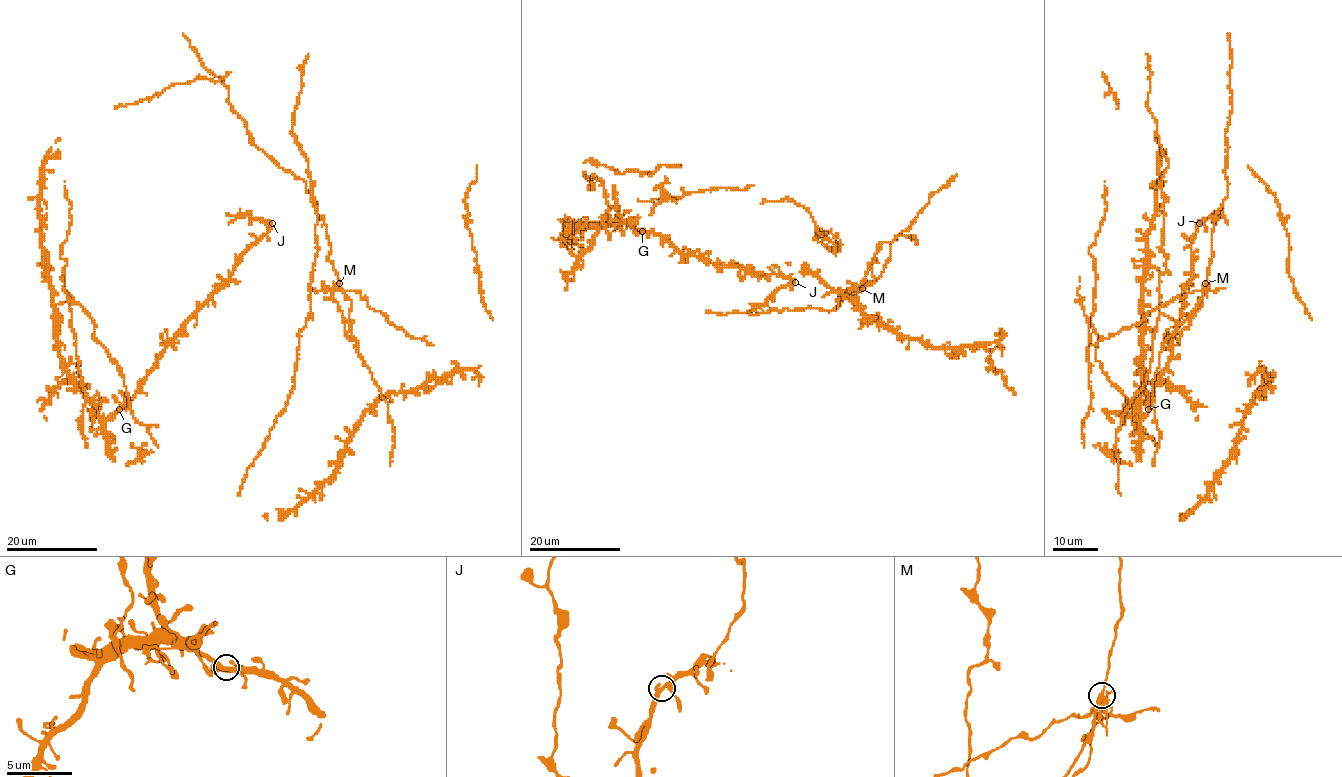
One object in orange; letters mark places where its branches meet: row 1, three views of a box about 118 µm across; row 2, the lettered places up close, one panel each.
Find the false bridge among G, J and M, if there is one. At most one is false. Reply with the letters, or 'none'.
M

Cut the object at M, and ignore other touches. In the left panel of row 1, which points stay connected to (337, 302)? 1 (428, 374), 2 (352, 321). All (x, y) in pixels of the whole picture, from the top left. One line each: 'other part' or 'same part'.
1: other part
2: other part

